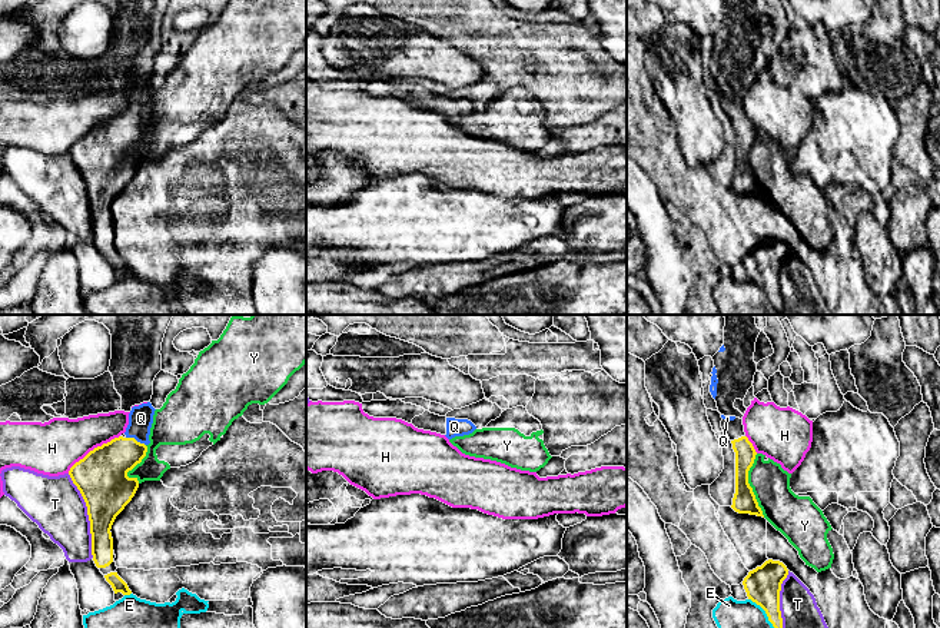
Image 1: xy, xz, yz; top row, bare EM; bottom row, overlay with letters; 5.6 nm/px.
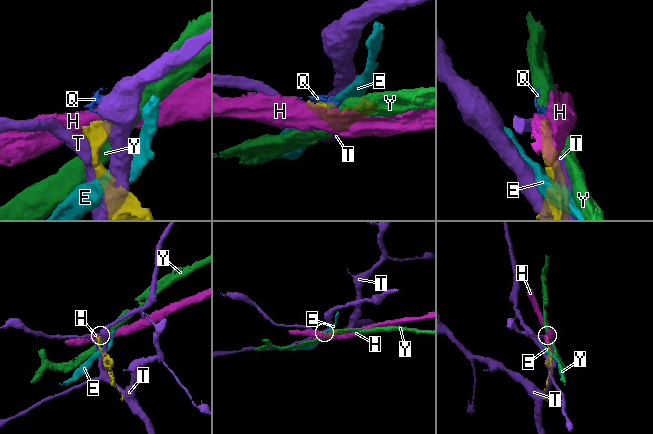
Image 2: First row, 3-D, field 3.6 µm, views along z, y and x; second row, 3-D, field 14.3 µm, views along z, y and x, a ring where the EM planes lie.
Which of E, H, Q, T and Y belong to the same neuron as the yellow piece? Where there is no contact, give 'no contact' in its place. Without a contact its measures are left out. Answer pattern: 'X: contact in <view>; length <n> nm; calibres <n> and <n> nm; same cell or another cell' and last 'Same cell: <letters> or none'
E: contact in yz; length 280 nm; calibres 200 and 300 nm; another cell
H: contact in xy; length 360 nm; calibres 280 and 300 nm; another cell
Q: contact in xy; length 120 nm; calibres 280 and 140 nm; same cell
T: contact in xy; length 500 nm; calibres 280 and 300 nm; another cell
Y: contact in yz; length 360 nm; calibres 130 and 220 nm; another cell
Same cell: Q

